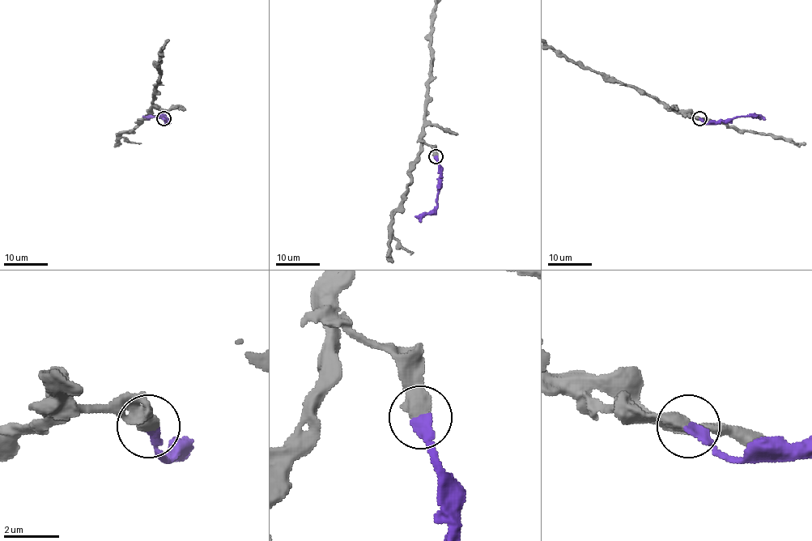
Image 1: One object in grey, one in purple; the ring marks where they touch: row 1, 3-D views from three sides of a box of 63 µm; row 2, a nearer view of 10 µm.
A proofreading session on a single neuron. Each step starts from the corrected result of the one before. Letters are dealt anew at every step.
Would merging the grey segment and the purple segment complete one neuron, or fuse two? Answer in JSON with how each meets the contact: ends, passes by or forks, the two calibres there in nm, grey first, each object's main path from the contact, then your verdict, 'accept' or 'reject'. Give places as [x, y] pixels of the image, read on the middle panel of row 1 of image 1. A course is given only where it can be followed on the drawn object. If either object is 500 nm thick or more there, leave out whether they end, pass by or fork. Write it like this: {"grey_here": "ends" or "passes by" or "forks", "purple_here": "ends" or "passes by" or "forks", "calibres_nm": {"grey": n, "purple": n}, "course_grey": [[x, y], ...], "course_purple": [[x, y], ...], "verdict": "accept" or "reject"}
{"calibres_nm": {"grey": 600, "purple": 360}, "course_grey": [[435, 156], [423, 139], [423, 127], [430, 73], [431, 14]], "course_purple": [[435, 156], [440, 177], [437, 205], [428, 213], [414, 216]], "verdict": "accept"}

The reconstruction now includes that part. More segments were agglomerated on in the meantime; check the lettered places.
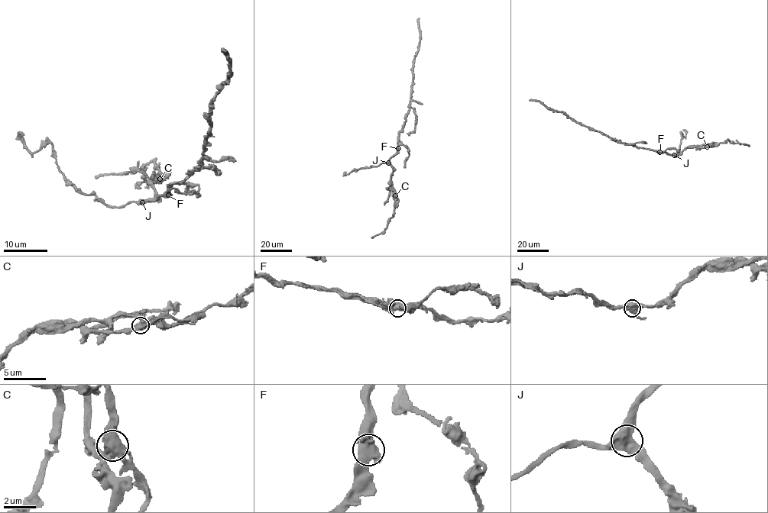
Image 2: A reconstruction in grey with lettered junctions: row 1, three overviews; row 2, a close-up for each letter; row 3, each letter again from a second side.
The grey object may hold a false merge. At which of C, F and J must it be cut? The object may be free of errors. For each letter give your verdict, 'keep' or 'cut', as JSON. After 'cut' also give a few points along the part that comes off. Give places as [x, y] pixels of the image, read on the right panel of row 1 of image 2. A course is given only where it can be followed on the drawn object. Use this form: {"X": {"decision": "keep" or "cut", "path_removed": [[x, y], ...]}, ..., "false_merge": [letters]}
{"C": {"decision": "cut", "path_removed": [[707, 146], [697, 147], [716, 142]]}, "F": {"decision": "keep"}, "J": {"decision": "keep"}, "false_merge": ["C"]}

